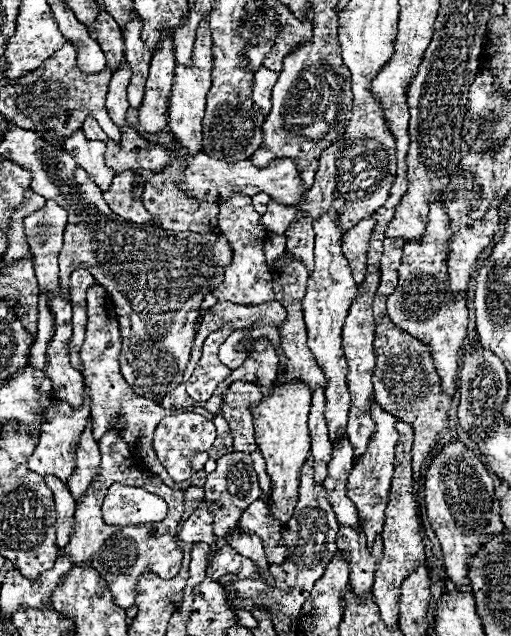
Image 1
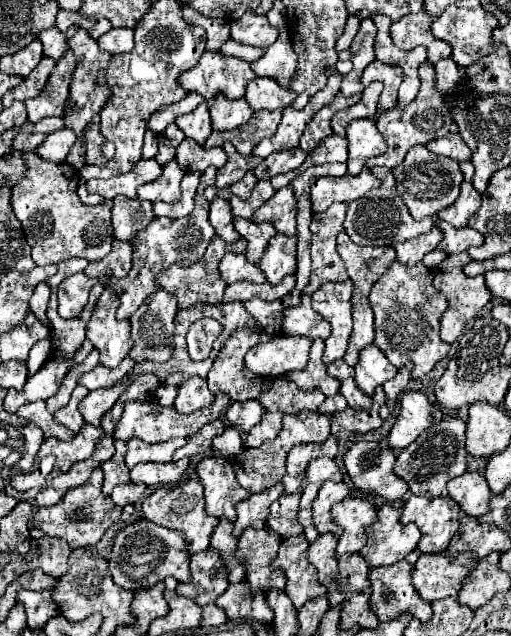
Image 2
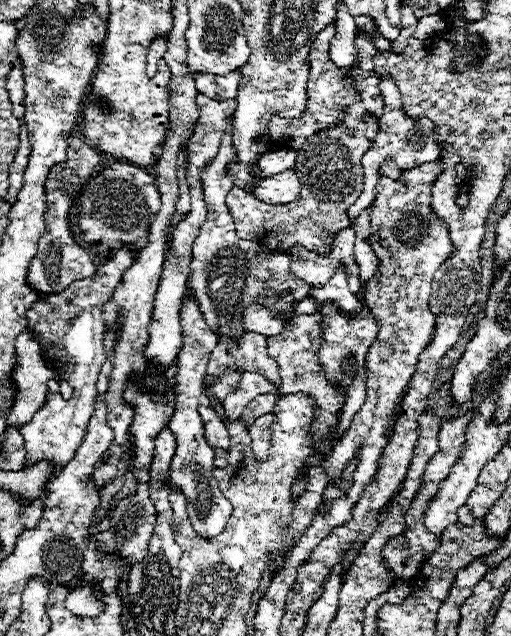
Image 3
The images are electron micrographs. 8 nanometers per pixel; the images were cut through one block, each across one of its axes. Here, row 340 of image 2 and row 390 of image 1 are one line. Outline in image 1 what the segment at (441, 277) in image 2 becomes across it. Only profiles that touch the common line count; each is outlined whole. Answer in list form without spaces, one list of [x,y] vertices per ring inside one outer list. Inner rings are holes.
[[[430,202],[430,214],[426,222],[426,232],[420,240],[408,242],[404,246],[404,256],[400,264],[400,280],[394,294],[388,296],[388,314],[398,328],[404,328],[408,334],[420,338],[430,346],[436,370],[442,378],[442,390],[448,396],[454,396],[454,380],[458,376],[462,344],[466,340],[466,326],[468,326],[468,310],[464,296],[456,296],[448,288],[448,216],[440,202]]]

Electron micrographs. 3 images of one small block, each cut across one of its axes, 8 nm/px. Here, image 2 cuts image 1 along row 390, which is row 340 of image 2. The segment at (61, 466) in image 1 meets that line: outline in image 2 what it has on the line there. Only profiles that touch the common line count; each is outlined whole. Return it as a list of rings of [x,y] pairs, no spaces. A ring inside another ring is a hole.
[[[86,340],[80,350],[76,352],[76,358],[72,360],[48,360],[34,376],[28,378],[26,388],[16,392],[16,390],[8,390],[8,396],[4,400],[4,410],[8,412],[16,412],[22,404],[30,404],[36,400],[46,400],[50,396],[54,396],[62,384],[62,378],[66,376],[66,372],[70,370],[70,366],[82,362],[90,352],[92,352],[92,342]]]

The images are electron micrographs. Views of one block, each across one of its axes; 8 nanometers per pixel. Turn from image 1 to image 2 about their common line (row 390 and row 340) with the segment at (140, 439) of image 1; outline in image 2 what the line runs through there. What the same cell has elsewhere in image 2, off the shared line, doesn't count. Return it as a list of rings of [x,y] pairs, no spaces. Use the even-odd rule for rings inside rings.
[[[106,288],[96,304],[96,310],[86,330],[86,338],[100,352],[100,364],[108,368],[118,366],[132,350],[130,320],[116,318],[118,306],[120,306],[120,300],[116,292]]]

